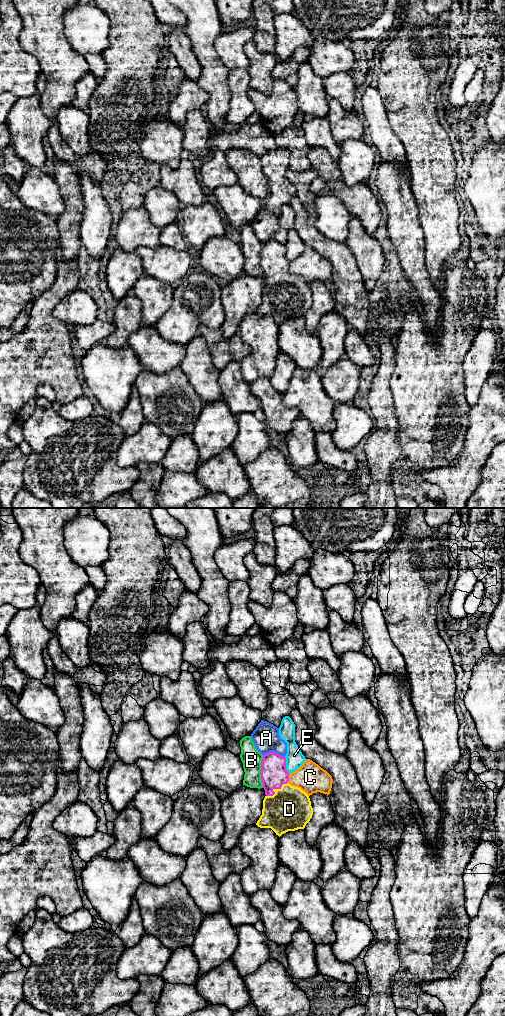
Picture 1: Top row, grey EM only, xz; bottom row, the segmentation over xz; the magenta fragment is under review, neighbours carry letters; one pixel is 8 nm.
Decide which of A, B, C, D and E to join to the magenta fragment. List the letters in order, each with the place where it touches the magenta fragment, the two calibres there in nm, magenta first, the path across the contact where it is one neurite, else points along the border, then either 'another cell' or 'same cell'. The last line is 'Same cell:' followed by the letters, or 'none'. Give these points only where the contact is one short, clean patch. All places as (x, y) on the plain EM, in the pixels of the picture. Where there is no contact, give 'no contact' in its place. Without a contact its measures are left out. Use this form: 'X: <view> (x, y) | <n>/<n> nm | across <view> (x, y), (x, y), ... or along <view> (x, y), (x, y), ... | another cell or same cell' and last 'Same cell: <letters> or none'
A: xz (274, 240) | 200/220 nm | another cell
B: xz (261, 259) | 200/160 nm | another cell
C: xz (288, 266) | 200/240 nm | another cell
D: xz (274, 276) | 200/340 nm | same cell
E: xz (285, 253) | 200/140 nm | another cell
Same cell: D

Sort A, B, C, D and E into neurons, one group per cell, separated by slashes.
A / B / C / D / E

